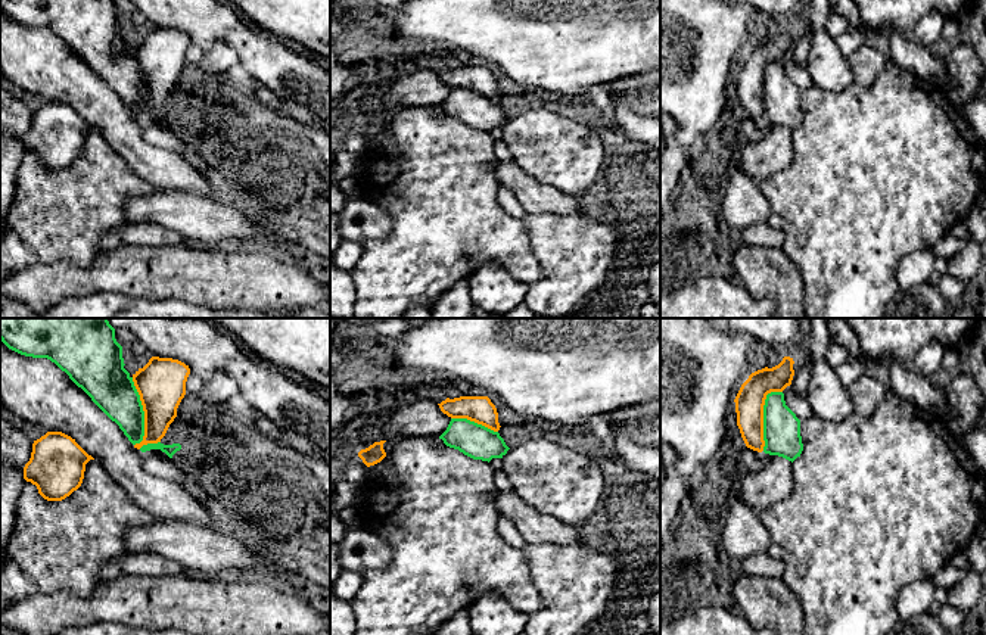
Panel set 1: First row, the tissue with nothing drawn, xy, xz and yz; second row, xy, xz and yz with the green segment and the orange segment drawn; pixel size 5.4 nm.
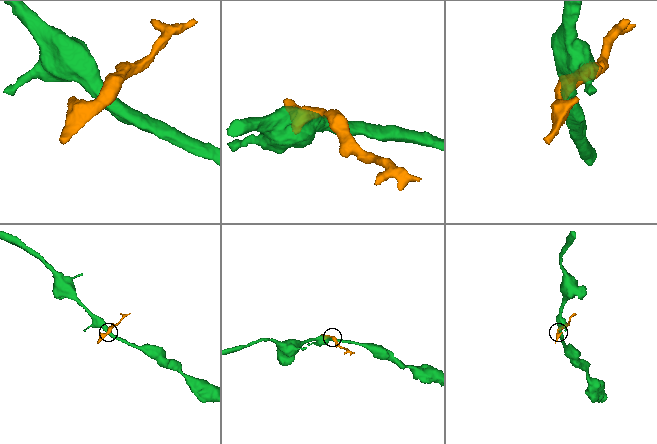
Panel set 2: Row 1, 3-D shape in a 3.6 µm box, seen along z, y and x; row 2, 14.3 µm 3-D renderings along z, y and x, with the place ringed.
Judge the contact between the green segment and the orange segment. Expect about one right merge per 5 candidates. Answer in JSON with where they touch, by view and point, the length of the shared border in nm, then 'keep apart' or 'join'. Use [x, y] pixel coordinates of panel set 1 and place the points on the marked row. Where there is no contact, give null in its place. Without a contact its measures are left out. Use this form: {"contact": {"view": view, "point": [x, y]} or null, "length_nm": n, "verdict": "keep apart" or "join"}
{"contact": {"view": "xy", "point": [143, 413]}, "length_nm": 380, "verdict": "keep apart"}

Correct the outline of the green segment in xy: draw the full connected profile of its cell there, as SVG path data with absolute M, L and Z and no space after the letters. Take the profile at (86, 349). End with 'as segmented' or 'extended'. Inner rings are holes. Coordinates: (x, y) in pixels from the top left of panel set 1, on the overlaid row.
M0 318L0 340L12 351L47 358L81 387L136 445L144 436L144 411L133 377L124 368L122 346L108 318Z; as segmented

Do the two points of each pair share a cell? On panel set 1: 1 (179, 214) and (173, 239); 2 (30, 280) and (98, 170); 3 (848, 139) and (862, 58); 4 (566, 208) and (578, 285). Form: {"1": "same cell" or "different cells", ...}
{"1": "different cells", "2": "different cells", "3": "different cells", "4": "different cells"}

